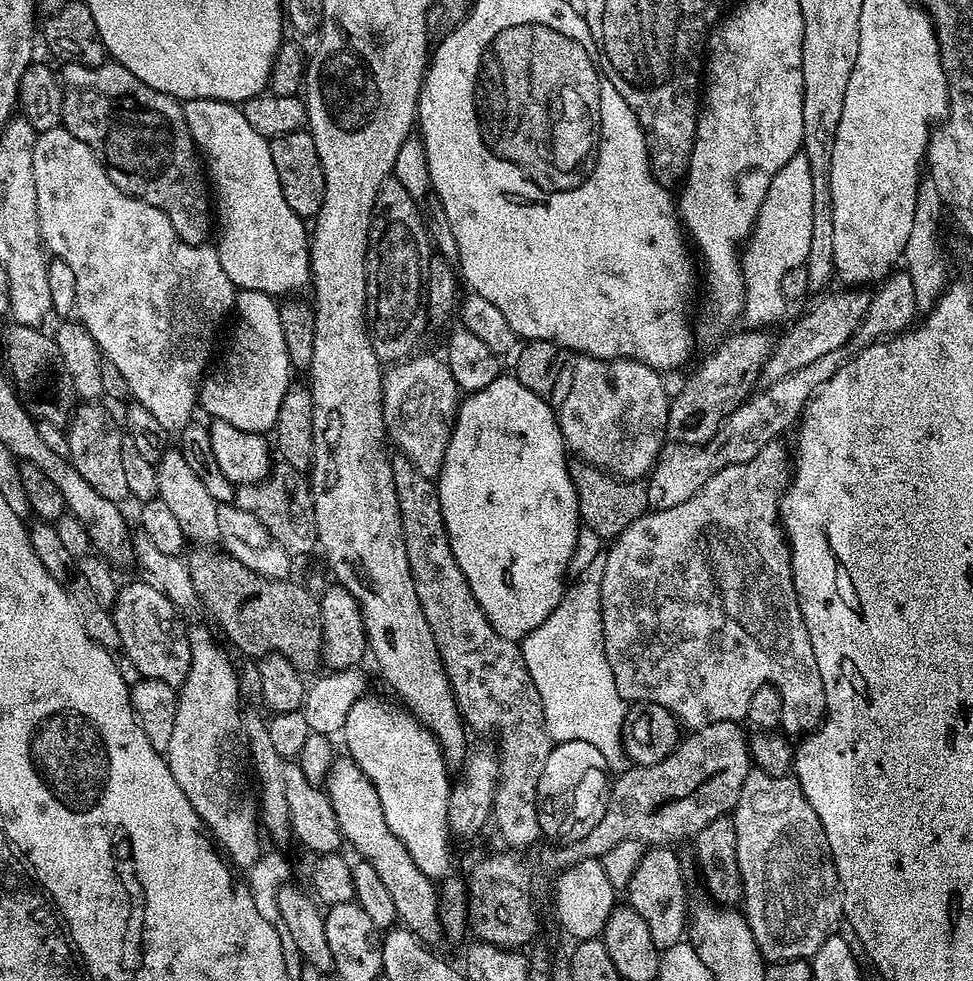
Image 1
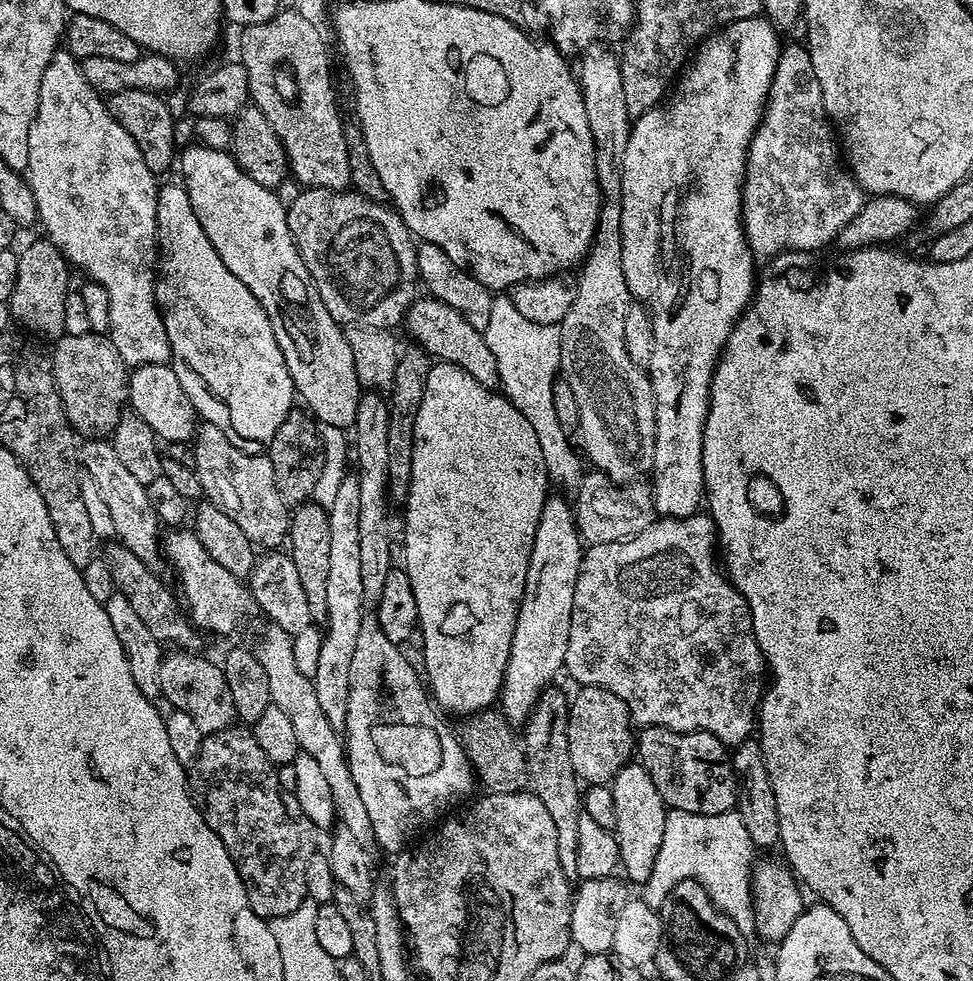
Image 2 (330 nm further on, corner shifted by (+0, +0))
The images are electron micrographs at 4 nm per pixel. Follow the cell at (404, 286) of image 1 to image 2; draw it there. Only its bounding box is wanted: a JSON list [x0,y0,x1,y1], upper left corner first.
[287,188,418,329]

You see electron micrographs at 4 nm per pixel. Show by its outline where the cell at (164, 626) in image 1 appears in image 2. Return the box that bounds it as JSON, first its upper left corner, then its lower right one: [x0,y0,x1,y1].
[160,650,236,734]

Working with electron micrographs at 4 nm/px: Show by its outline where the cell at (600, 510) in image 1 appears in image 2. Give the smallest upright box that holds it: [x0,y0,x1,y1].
[407,295,500,388]

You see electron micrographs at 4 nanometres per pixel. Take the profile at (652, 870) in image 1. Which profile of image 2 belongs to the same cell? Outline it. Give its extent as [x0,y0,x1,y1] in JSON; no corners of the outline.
[610,762,666,886]

